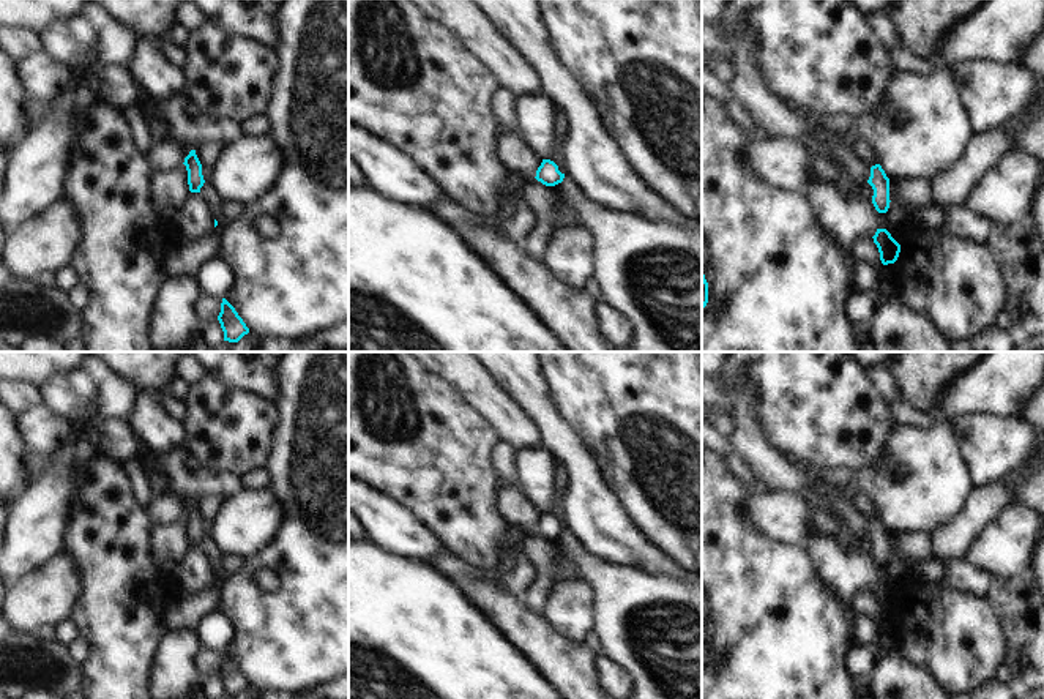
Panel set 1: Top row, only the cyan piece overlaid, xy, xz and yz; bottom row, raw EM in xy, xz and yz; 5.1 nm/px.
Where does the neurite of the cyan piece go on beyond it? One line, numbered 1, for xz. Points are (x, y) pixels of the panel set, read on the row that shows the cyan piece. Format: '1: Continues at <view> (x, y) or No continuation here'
1: No continuation here

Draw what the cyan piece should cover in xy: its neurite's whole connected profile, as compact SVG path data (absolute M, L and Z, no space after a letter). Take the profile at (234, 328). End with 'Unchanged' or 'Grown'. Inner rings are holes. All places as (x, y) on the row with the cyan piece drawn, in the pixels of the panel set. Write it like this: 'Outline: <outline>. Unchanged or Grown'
Outline: M222 298L218 320L224 331L224 341L238 342L244 335L249 333L249 328L246 327L243 319L226 298Z. Unchanged

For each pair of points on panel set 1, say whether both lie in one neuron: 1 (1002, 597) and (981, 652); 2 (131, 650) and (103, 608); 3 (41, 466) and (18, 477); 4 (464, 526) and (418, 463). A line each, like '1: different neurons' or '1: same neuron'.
1: different neurons
2: same neuron
3: different neurons
4: same neuron

